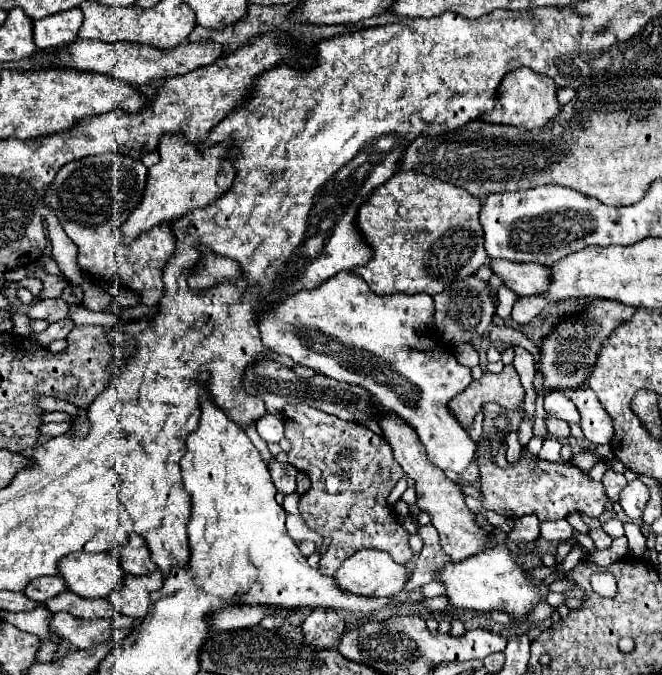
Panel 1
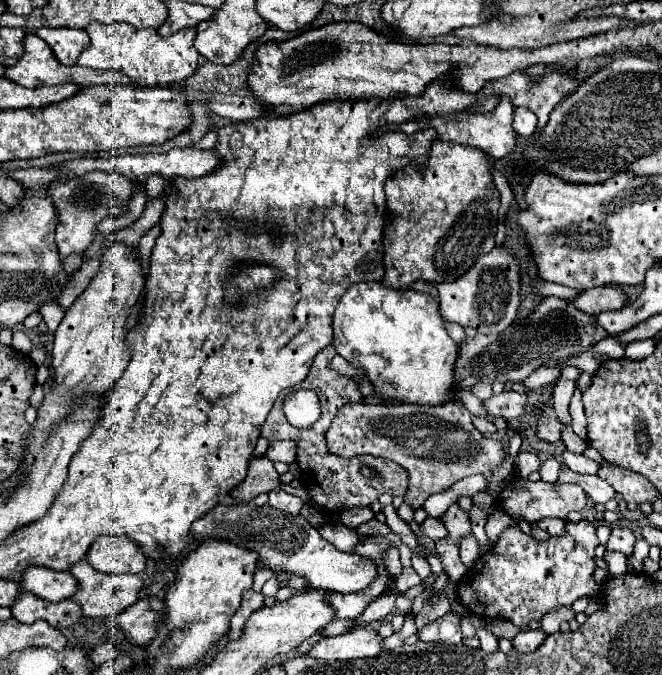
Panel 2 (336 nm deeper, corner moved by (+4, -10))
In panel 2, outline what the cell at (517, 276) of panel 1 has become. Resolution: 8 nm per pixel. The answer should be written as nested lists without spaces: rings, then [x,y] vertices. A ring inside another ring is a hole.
[[[589,288],[589,290],[579,292],[579,296],[569,300],[569,304],[573,304],[585,314],[599,314],[605,310],[623,308],[625,300],[627,296],[619,288]]]

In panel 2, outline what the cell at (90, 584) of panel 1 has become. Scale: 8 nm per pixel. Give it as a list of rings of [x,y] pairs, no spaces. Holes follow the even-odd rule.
[[[43,566],[27,568],[27,572],[23,572],[21,586],[49,602],[67,600],[79,590],[79,582],[73,578],[71,572],[49,570]]]

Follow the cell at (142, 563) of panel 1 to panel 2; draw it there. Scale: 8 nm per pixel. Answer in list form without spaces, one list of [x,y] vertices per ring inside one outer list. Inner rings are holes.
[[[101,536],[87,552],[87,562],[99,572],[139,574],[145,570],[145,554],[125,536]]]

